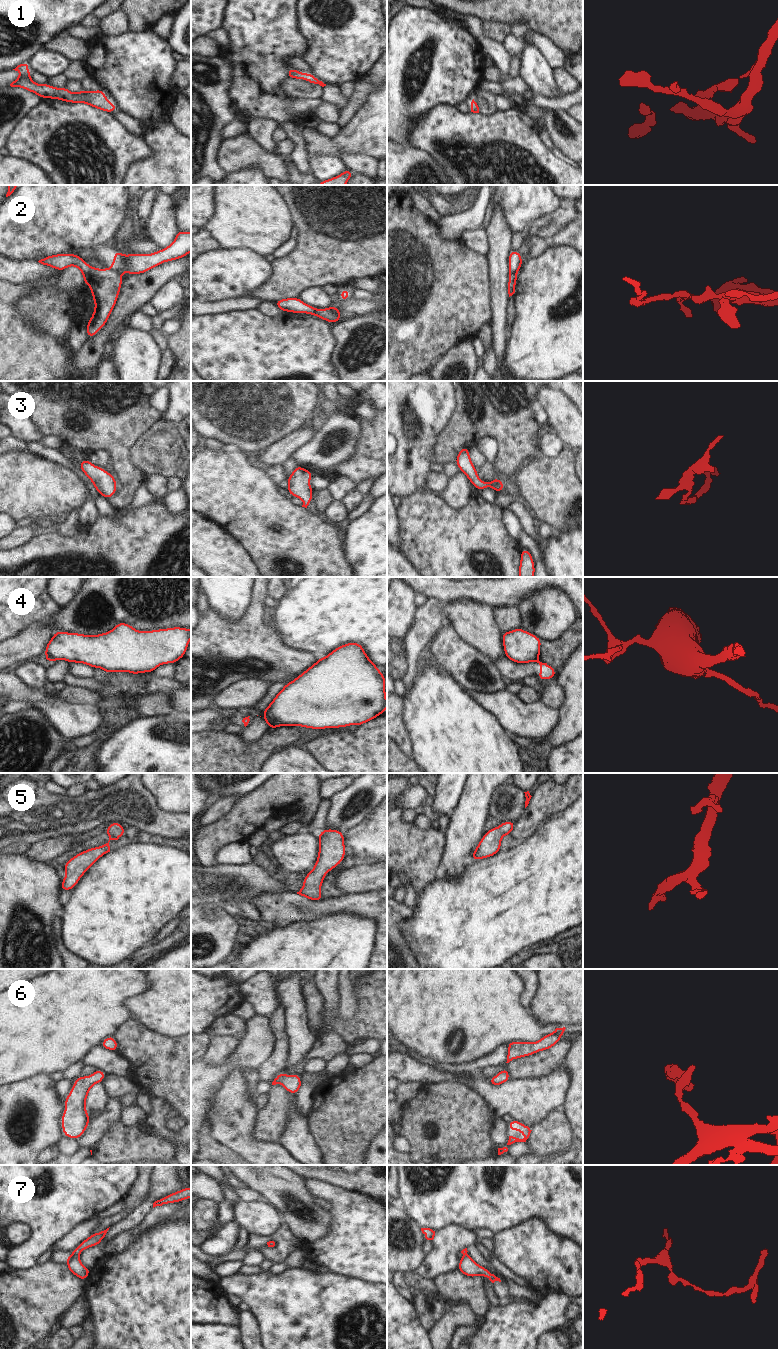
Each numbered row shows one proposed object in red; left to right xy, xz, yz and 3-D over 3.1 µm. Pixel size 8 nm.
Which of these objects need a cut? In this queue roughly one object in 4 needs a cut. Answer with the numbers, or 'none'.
2, 4

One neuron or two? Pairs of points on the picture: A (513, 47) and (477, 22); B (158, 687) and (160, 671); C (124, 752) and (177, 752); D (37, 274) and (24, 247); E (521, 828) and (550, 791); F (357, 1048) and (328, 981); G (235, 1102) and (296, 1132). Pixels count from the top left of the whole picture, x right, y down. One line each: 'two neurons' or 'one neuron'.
A: two neurons
B: two neurons
C: one neuron
D: two neurons
E: one neuron
F: two neurons
G: two neurons

